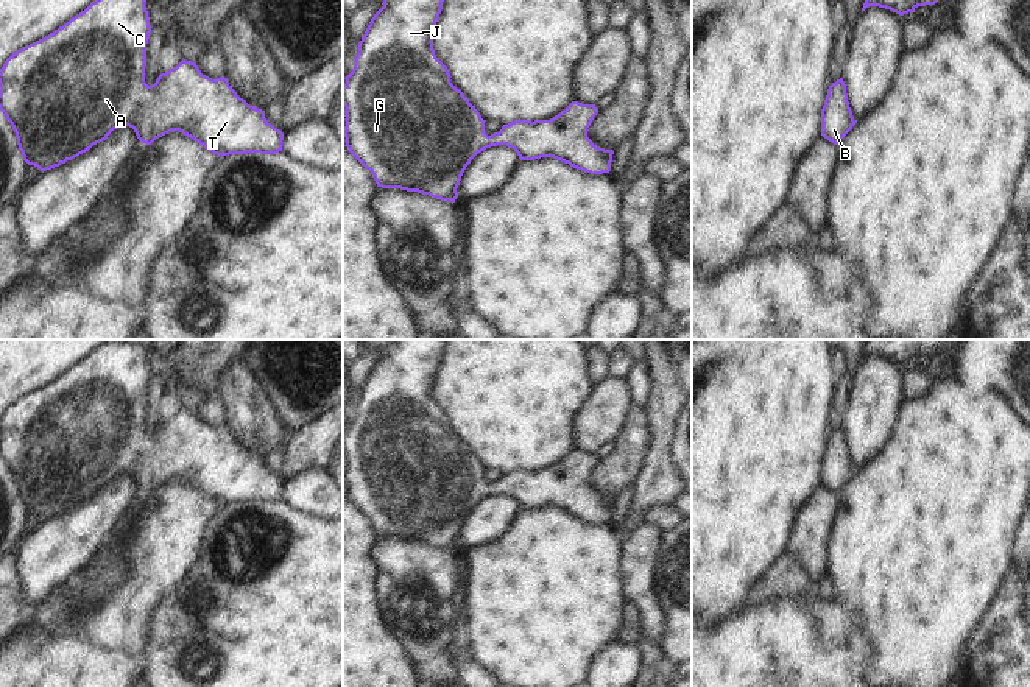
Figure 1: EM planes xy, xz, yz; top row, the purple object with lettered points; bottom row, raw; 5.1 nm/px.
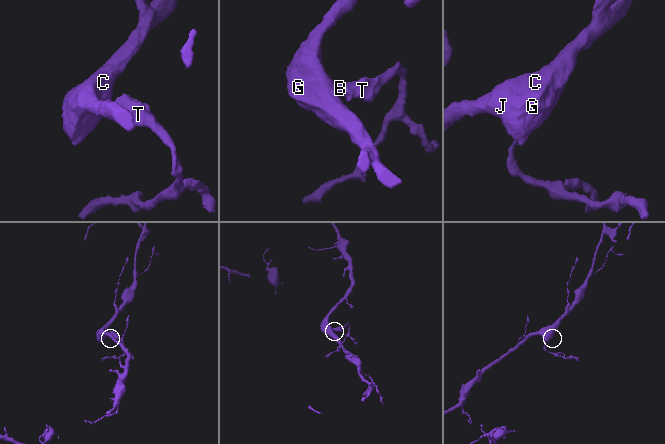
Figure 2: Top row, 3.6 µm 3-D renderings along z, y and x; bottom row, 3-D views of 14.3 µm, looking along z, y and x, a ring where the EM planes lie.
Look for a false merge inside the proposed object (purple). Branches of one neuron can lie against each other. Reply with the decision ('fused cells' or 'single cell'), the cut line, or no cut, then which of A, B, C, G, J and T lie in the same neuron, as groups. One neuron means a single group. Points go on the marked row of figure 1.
single cell | no cut | A B C G J T

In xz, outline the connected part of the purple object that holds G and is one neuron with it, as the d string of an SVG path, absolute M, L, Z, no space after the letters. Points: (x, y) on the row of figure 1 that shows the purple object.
M383 0L358 42L354 69L346 76L346 146L371 171L377 187L455 203L466 167L478 153L497 145L513 148L520 160L553 157L591 174L609 173L614 151L598 148L587 137L598 112L595 104L572 101L550 120L514 120L499 132L485 132L486 120L450 83L447 67L433 50L443 2Z

